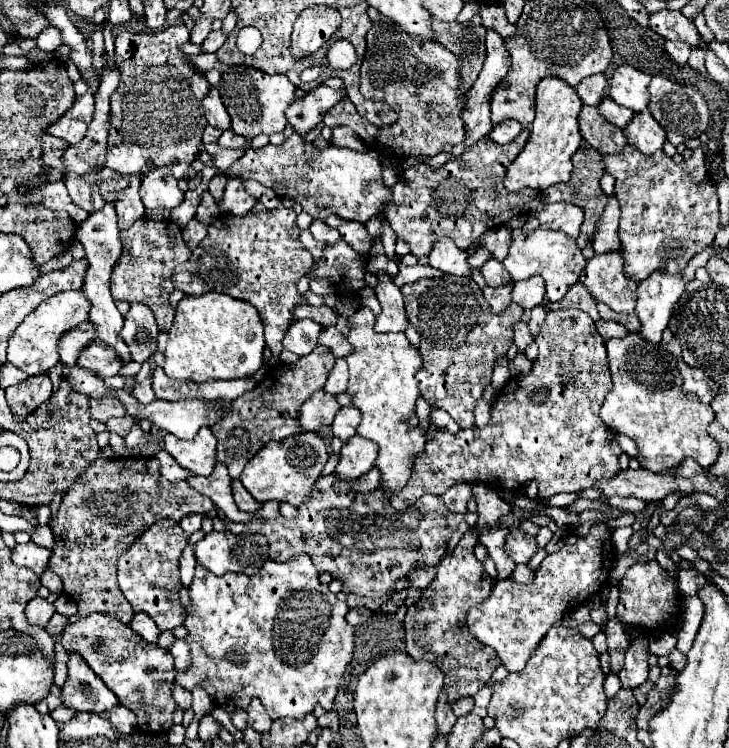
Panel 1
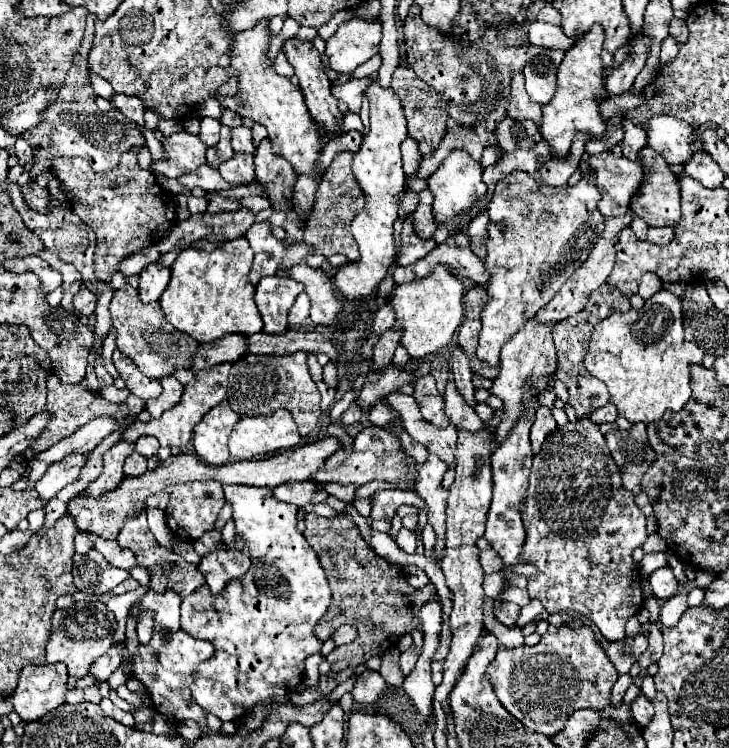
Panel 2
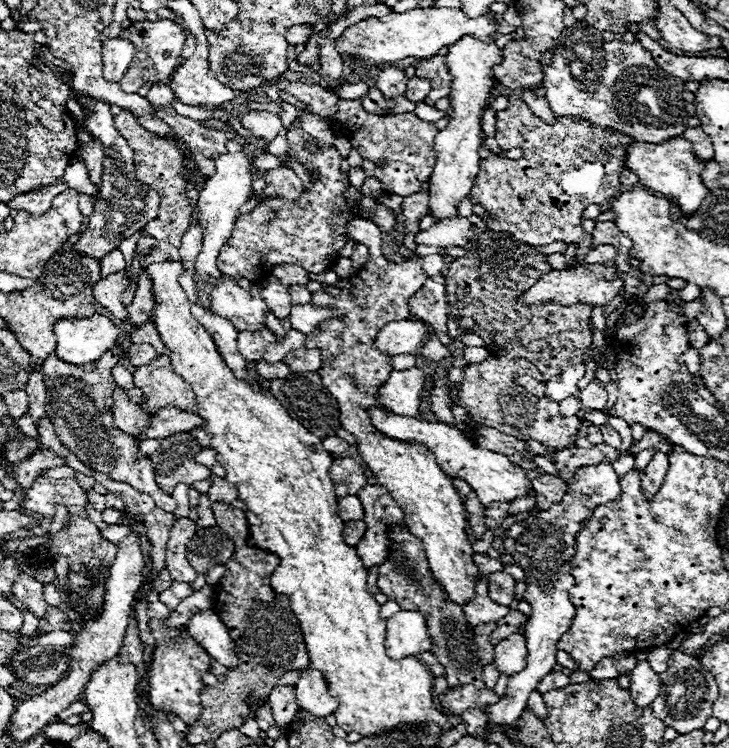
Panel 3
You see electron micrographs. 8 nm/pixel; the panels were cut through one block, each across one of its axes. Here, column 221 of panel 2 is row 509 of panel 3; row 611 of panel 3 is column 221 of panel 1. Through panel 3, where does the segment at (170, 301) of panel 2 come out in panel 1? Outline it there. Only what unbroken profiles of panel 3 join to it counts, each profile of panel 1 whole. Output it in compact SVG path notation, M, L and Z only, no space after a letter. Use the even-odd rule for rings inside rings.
M208 292L204 296L184 296L178 302L174 324L168 332L164 352L164 372L170 378L208 382L232 380L254 374L262 366L264 326L248 302L228 294Z

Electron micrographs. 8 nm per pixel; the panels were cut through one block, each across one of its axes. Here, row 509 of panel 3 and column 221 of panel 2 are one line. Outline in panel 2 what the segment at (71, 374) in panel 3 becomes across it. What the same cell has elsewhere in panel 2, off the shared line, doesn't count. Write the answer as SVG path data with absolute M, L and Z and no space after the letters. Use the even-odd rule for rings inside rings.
M234 154L226 162L220 162L218 172L220 176L230 184L252 184L256 180L254 176L254 162L252 154Z

